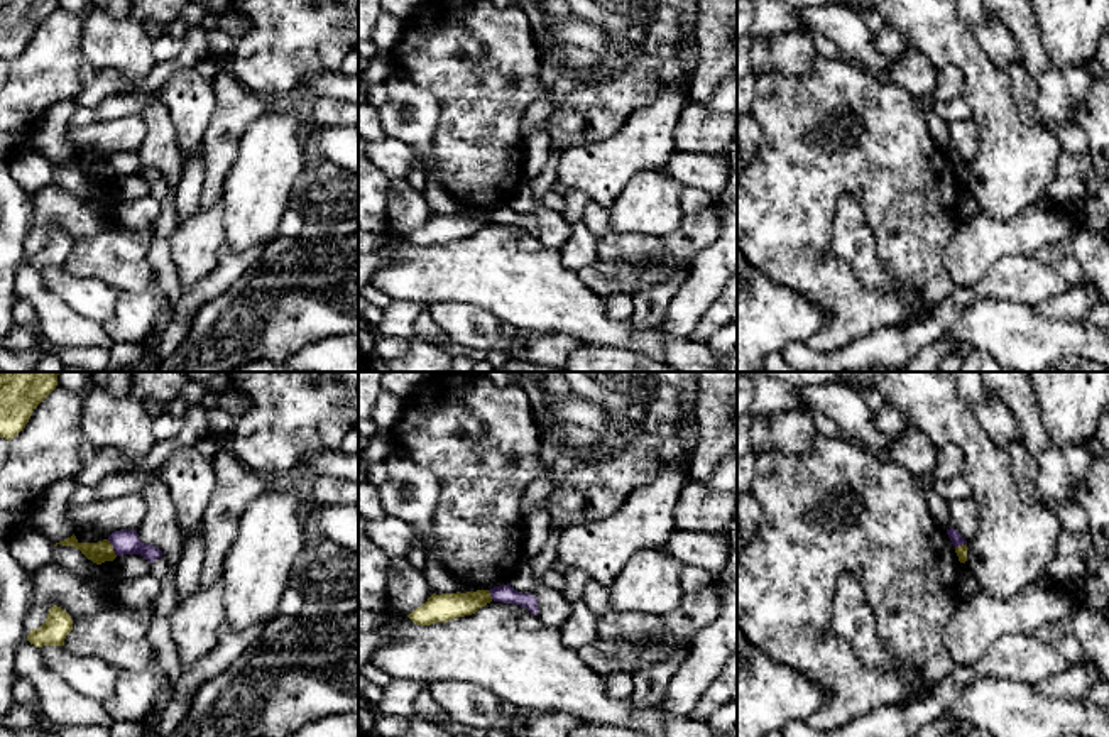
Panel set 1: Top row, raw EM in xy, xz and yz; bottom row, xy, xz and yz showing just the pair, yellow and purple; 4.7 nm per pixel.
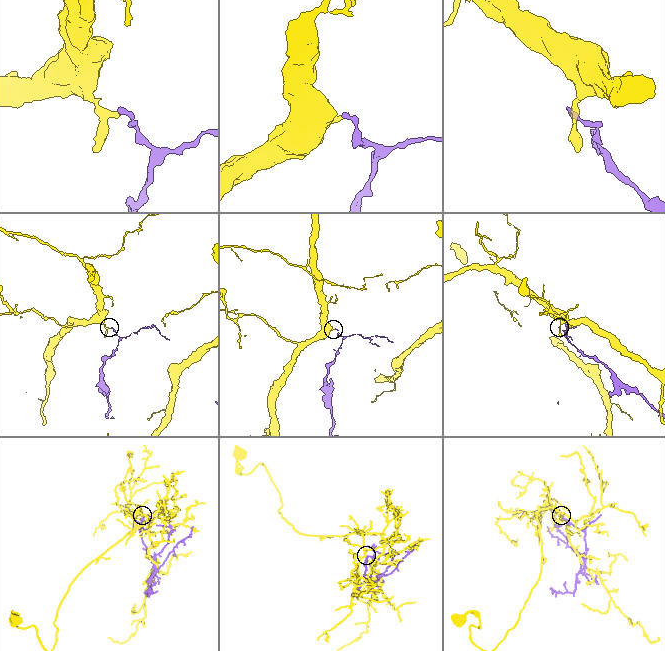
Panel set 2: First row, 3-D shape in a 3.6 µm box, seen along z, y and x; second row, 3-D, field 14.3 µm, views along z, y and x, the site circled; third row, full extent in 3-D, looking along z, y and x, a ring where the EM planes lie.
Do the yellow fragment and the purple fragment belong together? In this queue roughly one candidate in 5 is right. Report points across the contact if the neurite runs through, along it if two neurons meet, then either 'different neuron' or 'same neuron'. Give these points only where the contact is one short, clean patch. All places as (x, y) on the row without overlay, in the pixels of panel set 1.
border along xy (107, 161), (117, 176); different neuron

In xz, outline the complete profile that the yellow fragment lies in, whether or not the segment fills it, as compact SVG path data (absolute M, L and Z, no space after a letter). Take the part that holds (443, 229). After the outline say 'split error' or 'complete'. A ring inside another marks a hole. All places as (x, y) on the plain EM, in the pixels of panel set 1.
M489 211L441 216L433 215L426 225L412 232L407 238L418 247L431 247L472 237L490 223L492 218Z; complete

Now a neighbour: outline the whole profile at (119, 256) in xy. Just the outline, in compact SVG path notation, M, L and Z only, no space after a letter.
M112 225L73 245L64 269L73 277L100 279L118 292L139 292L152 282L149 252L154 225Z

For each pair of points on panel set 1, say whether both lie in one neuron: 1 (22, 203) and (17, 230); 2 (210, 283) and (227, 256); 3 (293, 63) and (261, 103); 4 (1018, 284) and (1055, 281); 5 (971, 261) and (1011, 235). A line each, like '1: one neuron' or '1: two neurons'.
1: one neuron
2: one neuron
3: two neurons
4: one neuron
5: one neuron

